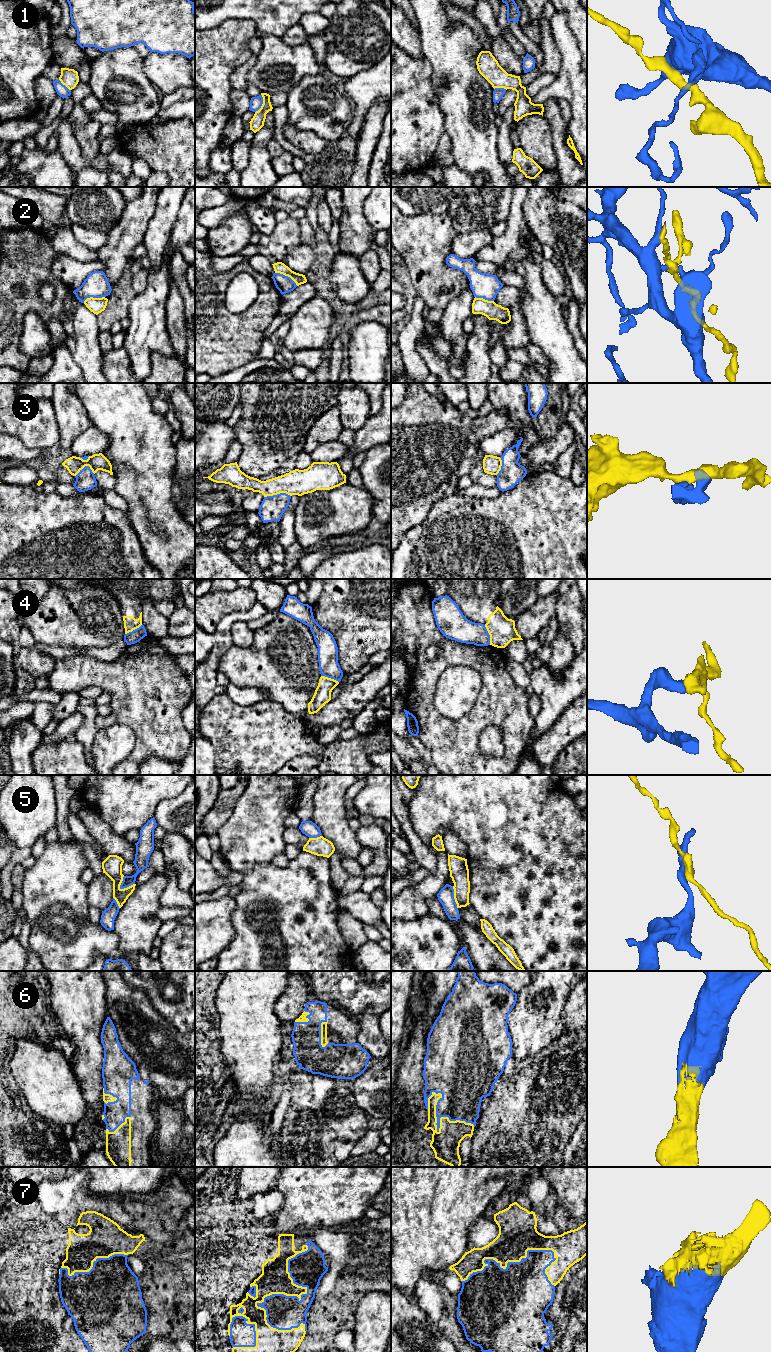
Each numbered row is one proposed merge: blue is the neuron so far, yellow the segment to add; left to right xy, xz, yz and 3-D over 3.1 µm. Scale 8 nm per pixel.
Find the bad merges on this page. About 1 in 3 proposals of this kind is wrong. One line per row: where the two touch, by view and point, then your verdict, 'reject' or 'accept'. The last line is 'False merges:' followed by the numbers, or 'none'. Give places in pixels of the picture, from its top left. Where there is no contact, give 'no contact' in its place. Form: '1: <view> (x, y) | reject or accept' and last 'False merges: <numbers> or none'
1: xz (262, 103) | reject
2: xz (286, 276) | reject
3: xz (277, 494) | reject
4: yz (489, 635) | reject
5: xy (126, 887) | reject
6: yz (438, 1128) | accept
7: xz (297, 1297) | accept
False merges: 1, 2, 3, 4, 5

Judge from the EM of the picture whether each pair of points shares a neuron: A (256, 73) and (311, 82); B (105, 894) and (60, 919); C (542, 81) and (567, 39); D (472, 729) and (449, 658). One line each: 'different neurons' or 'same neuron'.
A: different neurons
B: different neurons
C: different neurons
D: same neuron

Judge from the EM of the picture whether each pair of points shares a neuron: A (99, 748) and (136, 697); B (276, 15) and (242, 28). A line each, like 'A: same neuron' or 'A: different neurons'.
A: different neurons
B: different neurons

